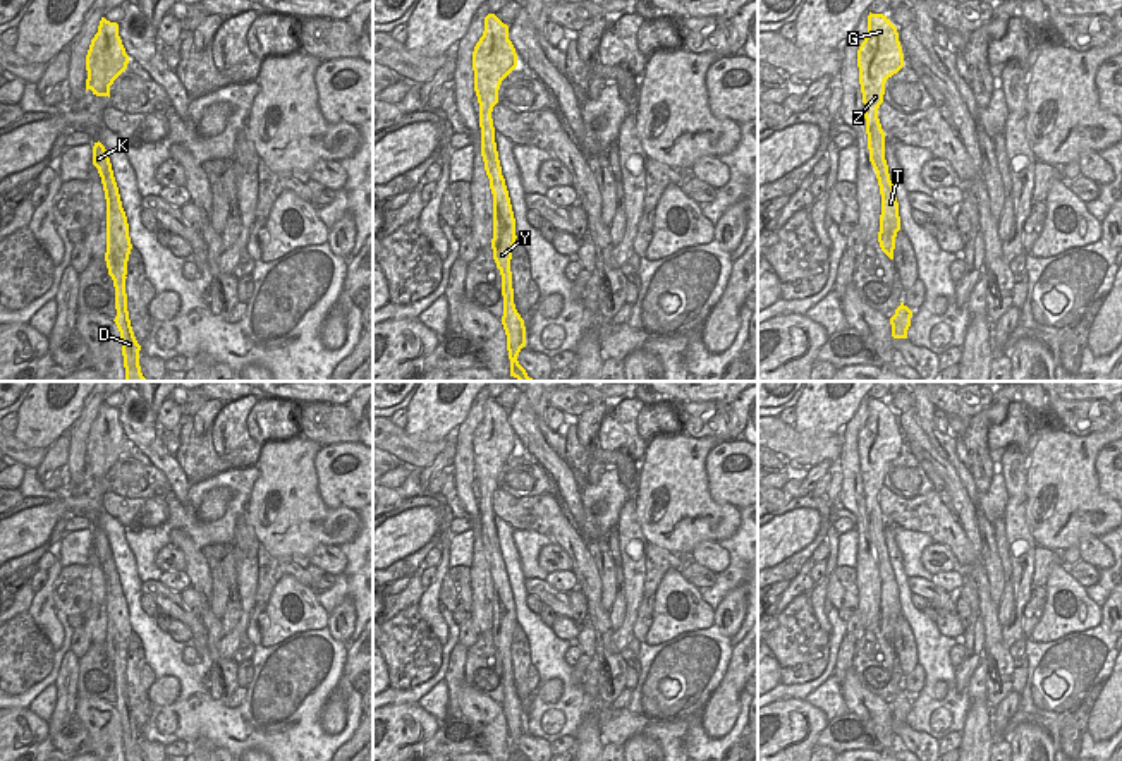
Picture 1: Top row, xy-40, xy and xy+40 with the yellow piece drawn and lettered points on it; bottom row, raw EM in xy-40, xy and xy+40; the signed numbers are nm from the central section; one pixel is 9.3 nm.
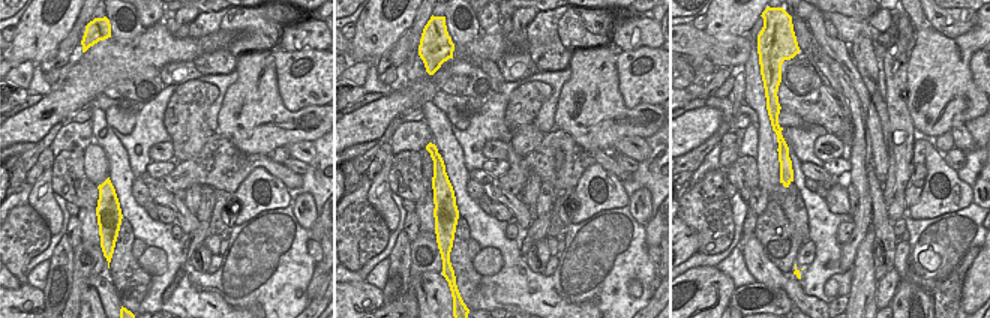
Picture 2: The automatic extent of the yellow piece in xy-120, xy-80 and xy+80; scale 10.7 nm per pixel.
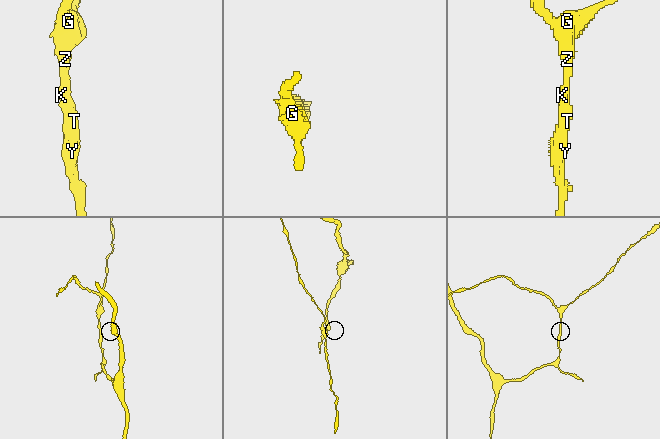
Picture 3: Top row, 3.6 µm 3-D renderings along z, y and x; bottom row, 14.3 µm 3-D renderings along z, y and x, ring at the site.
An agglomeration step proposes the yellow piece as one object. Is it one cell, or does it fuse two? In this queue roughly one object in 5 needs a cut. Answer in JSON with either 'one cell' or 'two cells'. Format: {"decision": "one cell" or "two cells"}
{"decision": "one cell"}

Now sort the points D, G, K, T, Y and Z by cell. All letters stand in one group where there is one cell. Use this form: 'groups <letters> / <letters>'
groups D G K T Y Z

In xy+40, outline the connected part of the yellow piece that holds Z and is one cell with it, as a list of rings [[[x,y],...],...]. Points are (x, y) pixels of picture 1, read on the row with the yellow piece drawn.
[[[883,14],[868,15],[868,34],[857,50],[859,84],[864,103],[869,161],[876,172],[881,215],[878,242],[893,259],[895,237],[900,230],[899,203],[885,160],[885,132],[878,119],[885,82],[904,67],[904,53],[897,27]]]

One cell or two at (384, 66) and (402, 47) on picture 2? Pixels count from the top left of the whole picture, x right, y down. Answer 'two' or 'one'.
one

